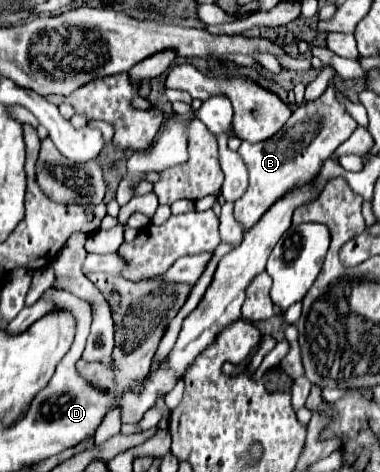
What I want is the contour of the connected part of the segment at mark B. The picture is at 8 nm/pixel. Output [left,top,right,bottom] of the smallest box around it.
[233,86,357,224]

